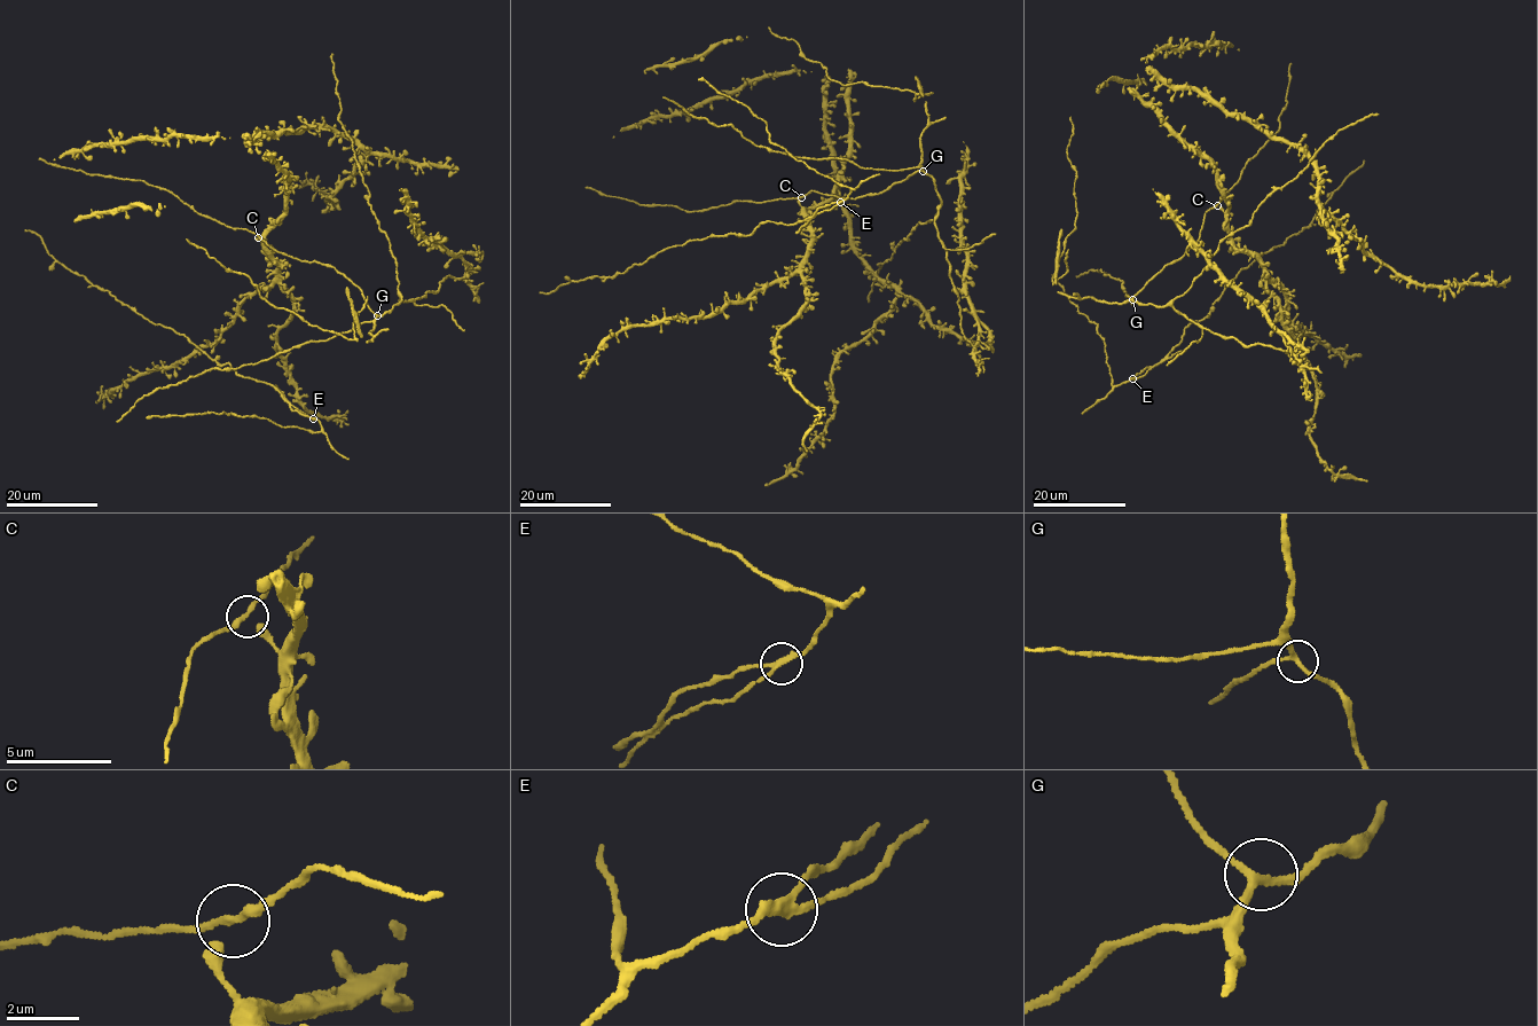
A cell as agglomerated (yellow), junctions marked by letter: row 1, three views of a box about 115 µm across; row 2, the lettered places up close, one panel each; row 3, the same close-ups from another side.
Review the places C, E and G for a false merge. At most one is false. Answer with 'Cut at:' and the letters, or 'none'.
Cut at: E

